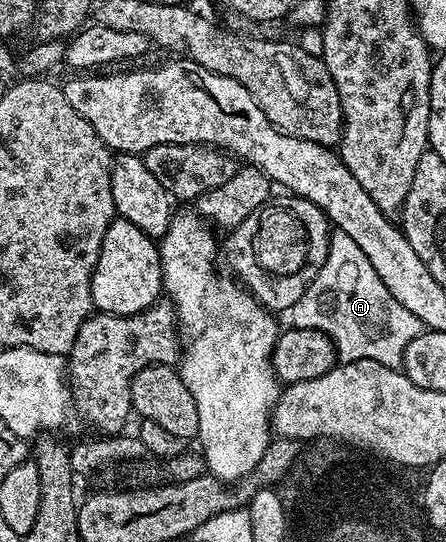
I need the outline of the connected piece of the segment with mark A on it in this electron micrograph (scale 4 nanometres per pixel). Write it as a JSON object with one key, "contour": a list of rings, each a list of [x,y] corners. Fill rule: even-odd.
{"contour":[[[338,230],[329,236],[329,252],[323,269],[319,269],[303,297],[295,301],[292,315],[293,327],[322,331],[335,340],[337,358],[341,363],[366,359],[394,369],[401,366],[403,349],[407,349],[423,329],[419,317],[403,309],[403,305],[387,293],[387,285],[379,281],[379,273],[375,273],[375,269],[371,269],[371,261],[363,257],[363,249],[359,249],[347,233]],[[361,334],[366,337],[361,337]]]}

